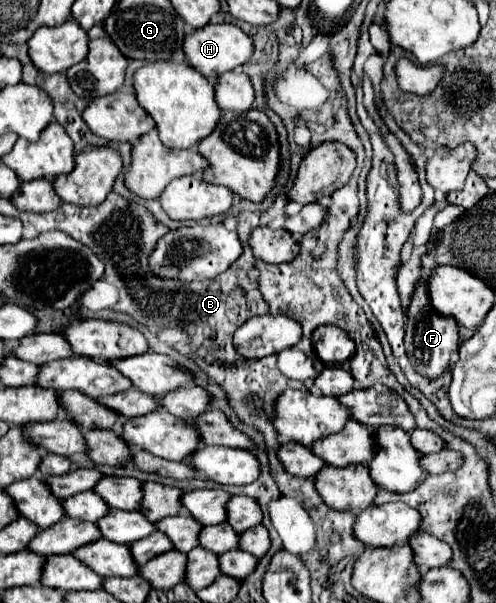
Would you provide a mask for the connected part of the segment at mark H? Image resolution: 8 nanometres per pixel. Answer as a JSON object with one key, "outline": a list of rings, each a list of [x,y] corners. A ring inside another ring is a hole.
{"outline":[[[217,23],[217,25],[201,27],[195,33],[187,35],[185,43],[183,43],[183,51],[185,51],[191,67],[195,67],[207,79],[217,79],[217,75],[233,71],[251,59],[253,41],[241,27],[237,27],[233,23]]]}

